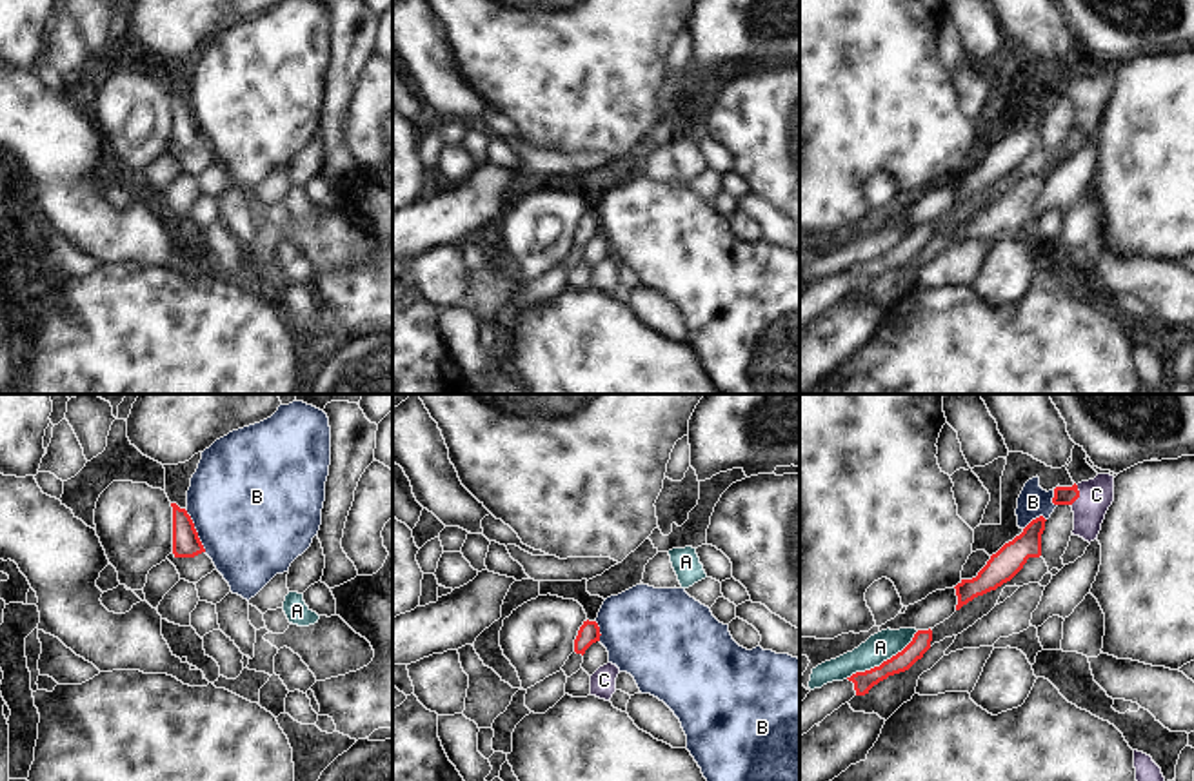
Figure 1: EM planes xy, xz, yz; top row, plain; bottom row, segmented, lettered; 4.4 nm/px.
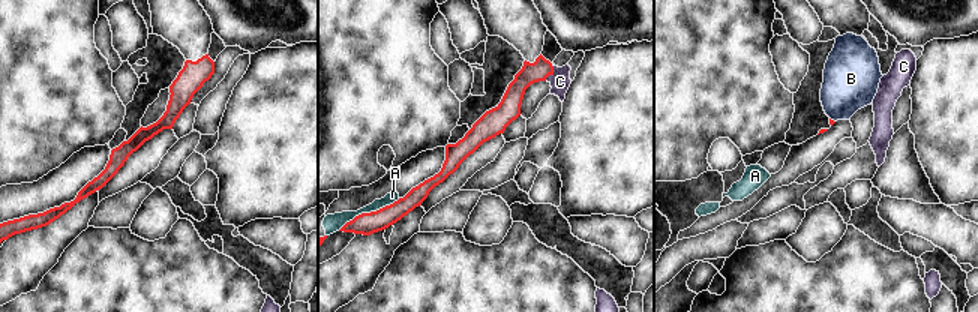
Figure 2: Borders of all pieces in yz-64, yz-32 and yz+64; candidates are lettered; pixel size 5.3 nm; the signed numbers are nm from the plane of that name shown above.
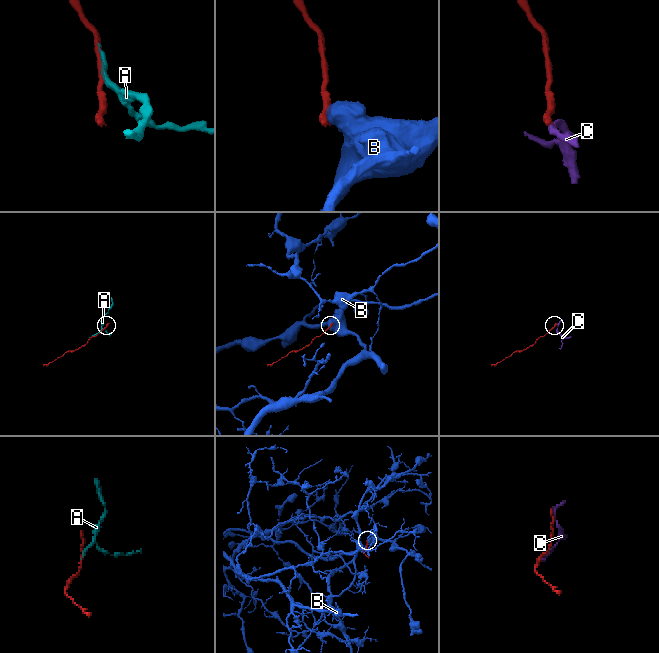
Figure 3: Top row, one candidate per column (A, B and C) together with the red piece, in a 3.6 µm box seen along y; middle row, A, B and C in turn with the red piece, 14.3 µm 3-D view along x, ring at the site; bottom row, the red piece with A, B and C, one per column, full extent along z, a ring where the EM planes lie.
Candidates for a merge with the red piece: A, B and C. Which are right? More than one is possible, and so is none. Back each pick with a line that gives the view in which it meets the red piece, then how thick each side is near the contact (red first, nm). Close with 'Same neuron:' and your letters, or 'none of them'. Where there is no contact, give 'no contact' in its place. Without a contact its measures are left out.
C: yz | 80/150 nm
Same neuron: C

